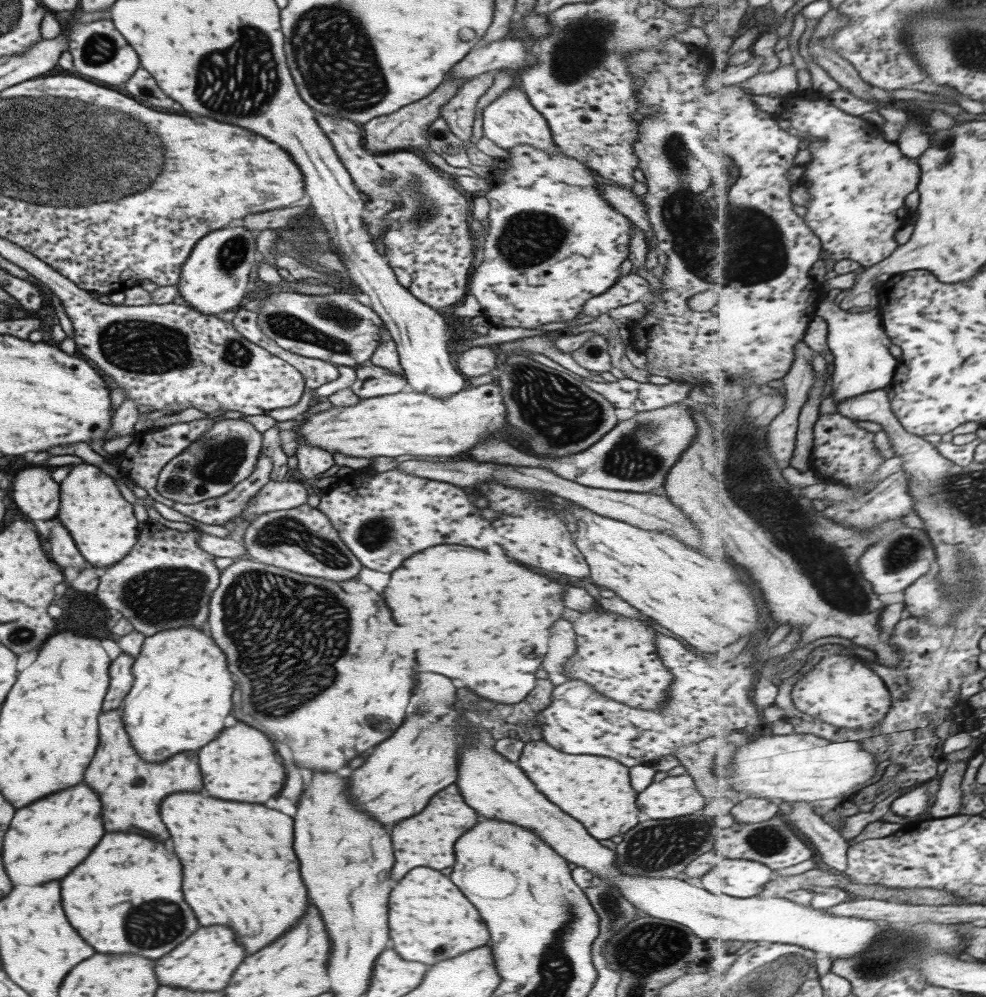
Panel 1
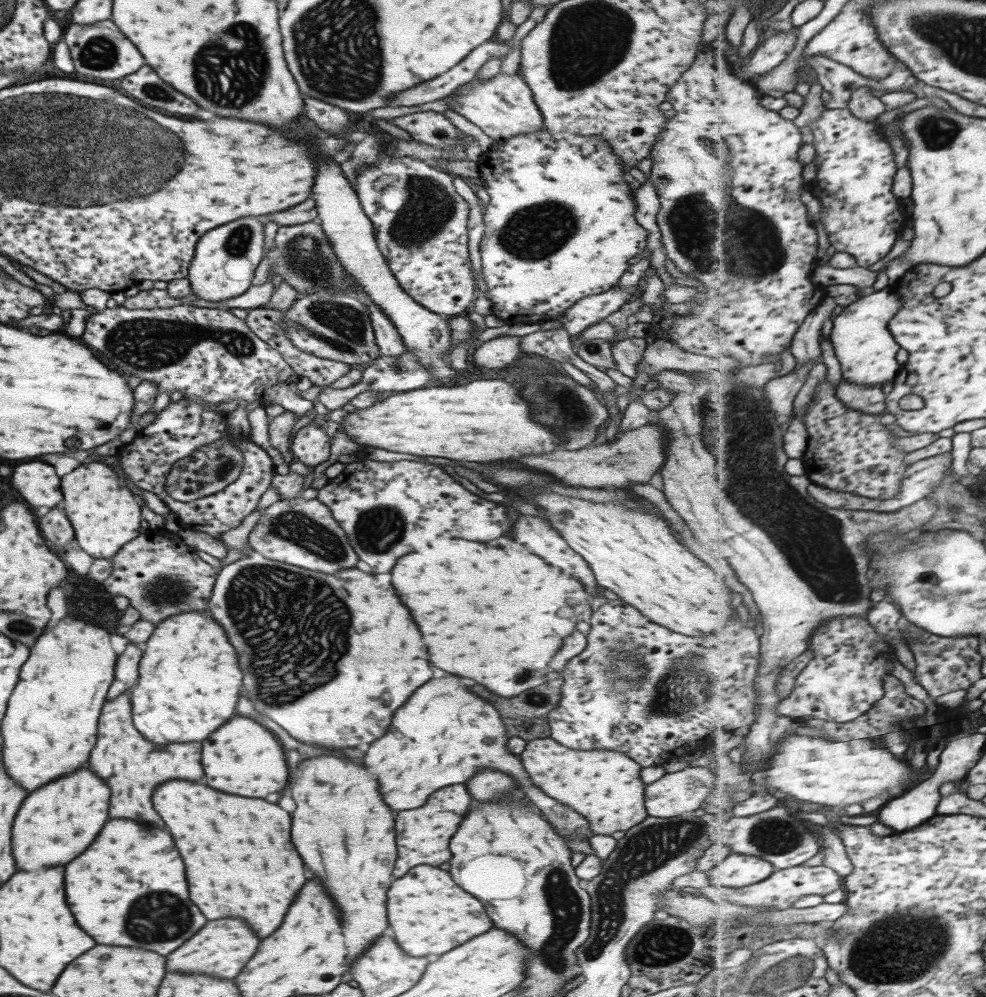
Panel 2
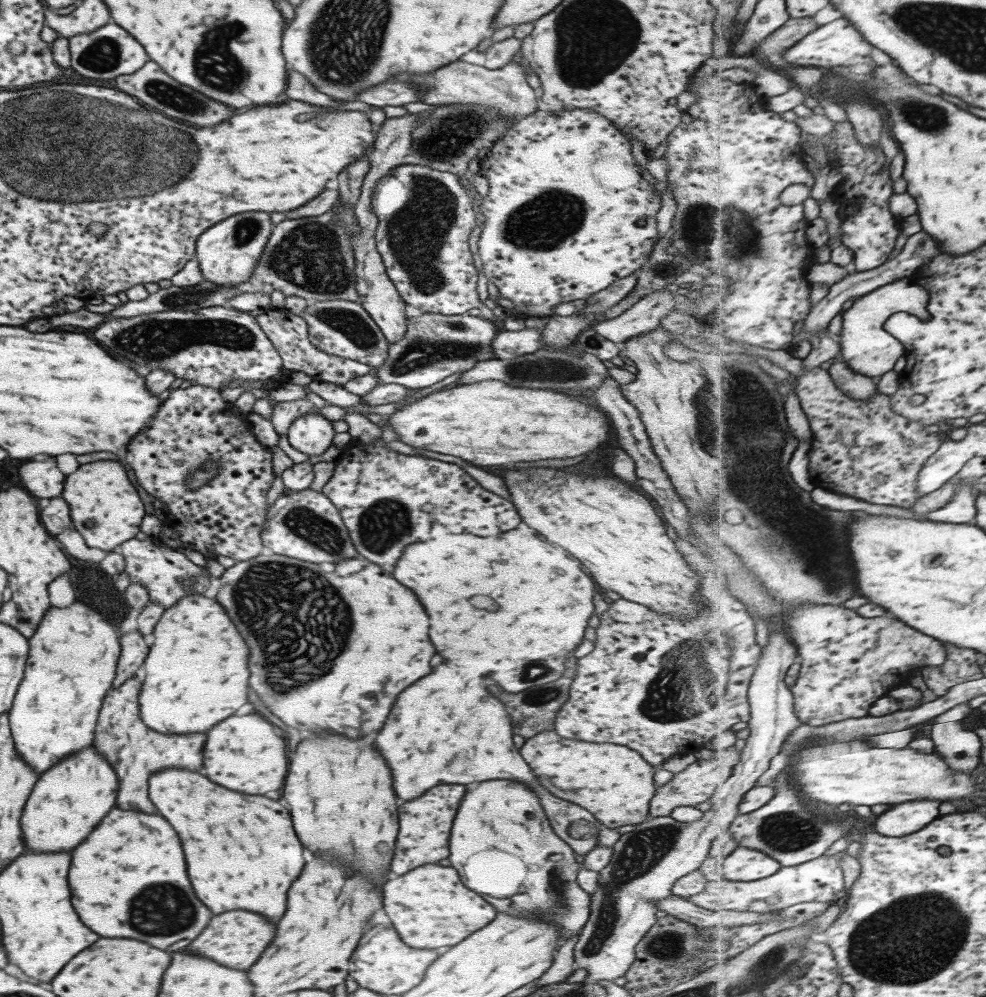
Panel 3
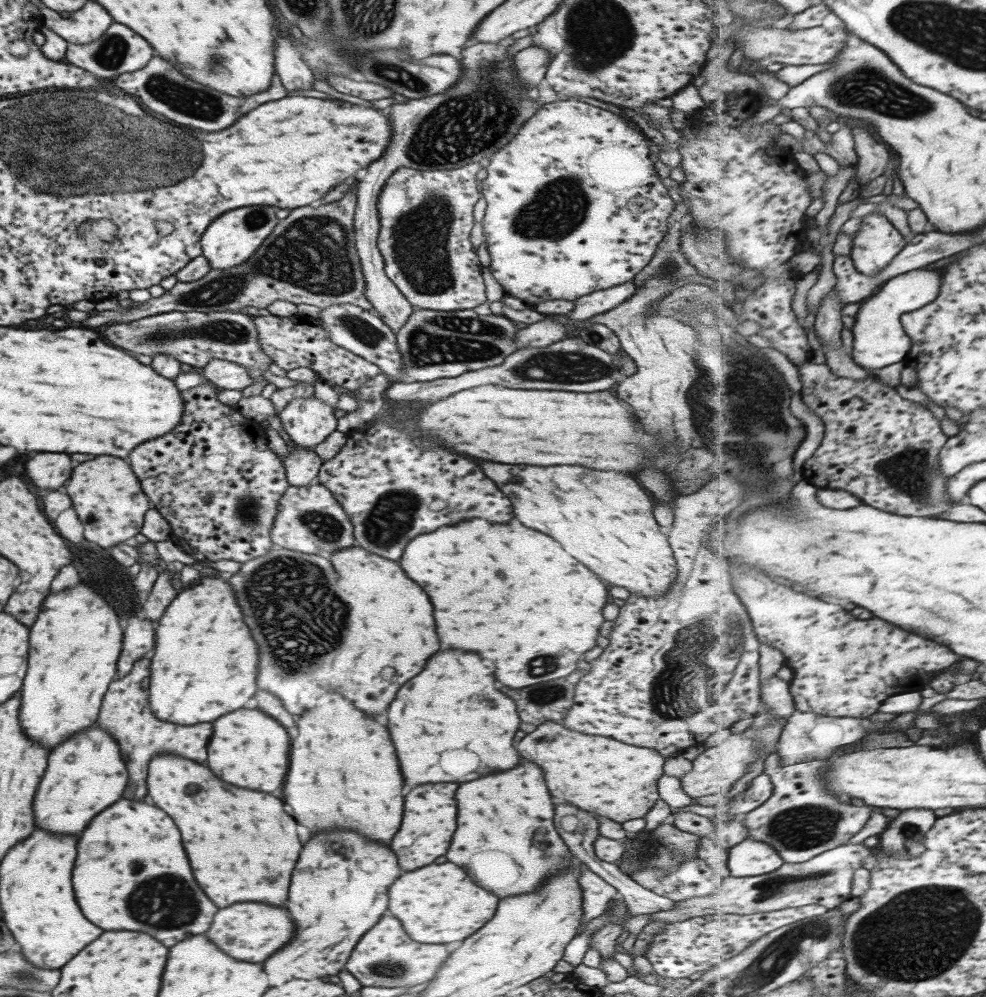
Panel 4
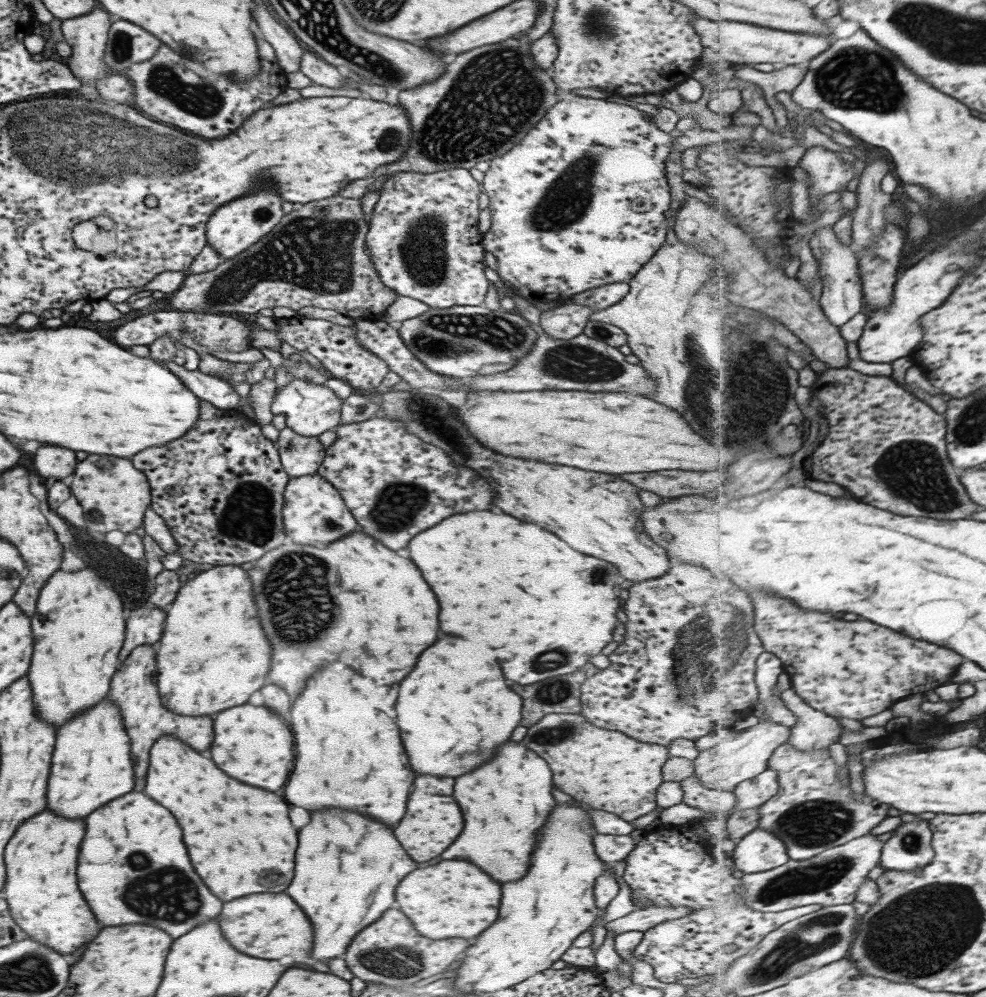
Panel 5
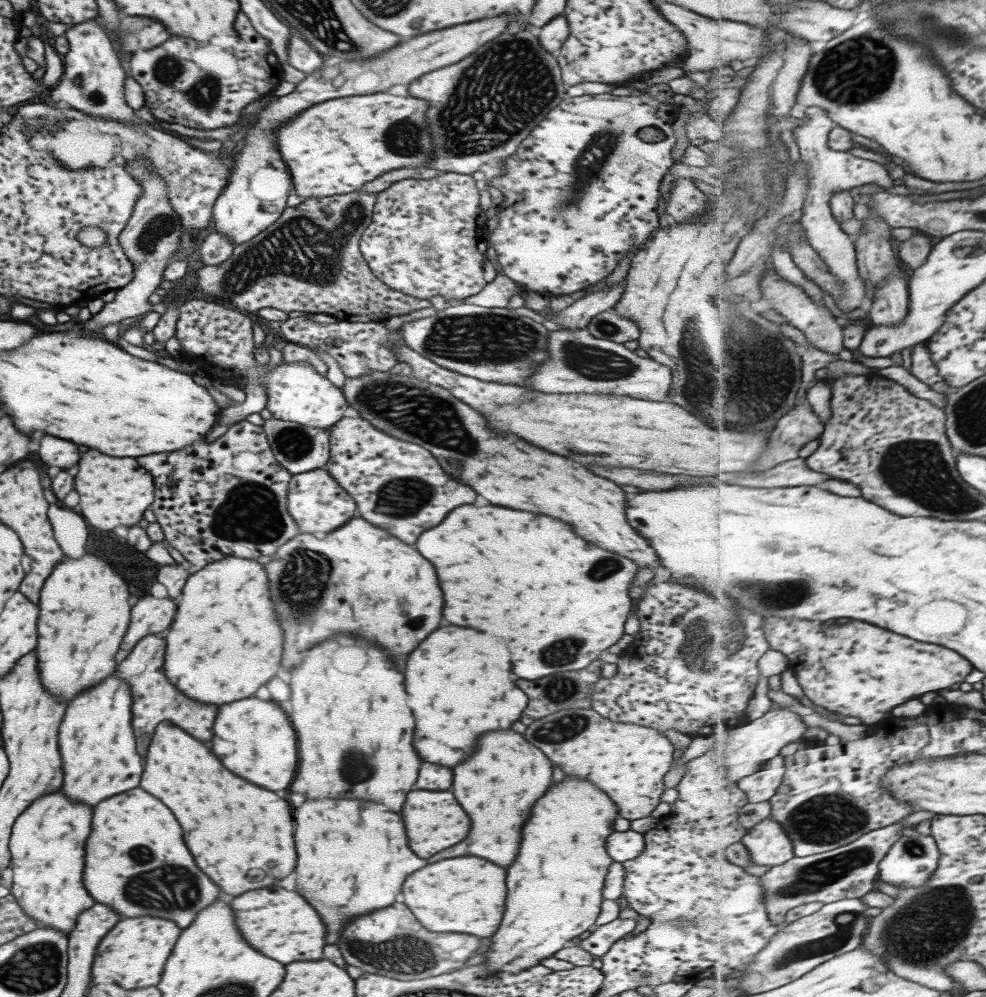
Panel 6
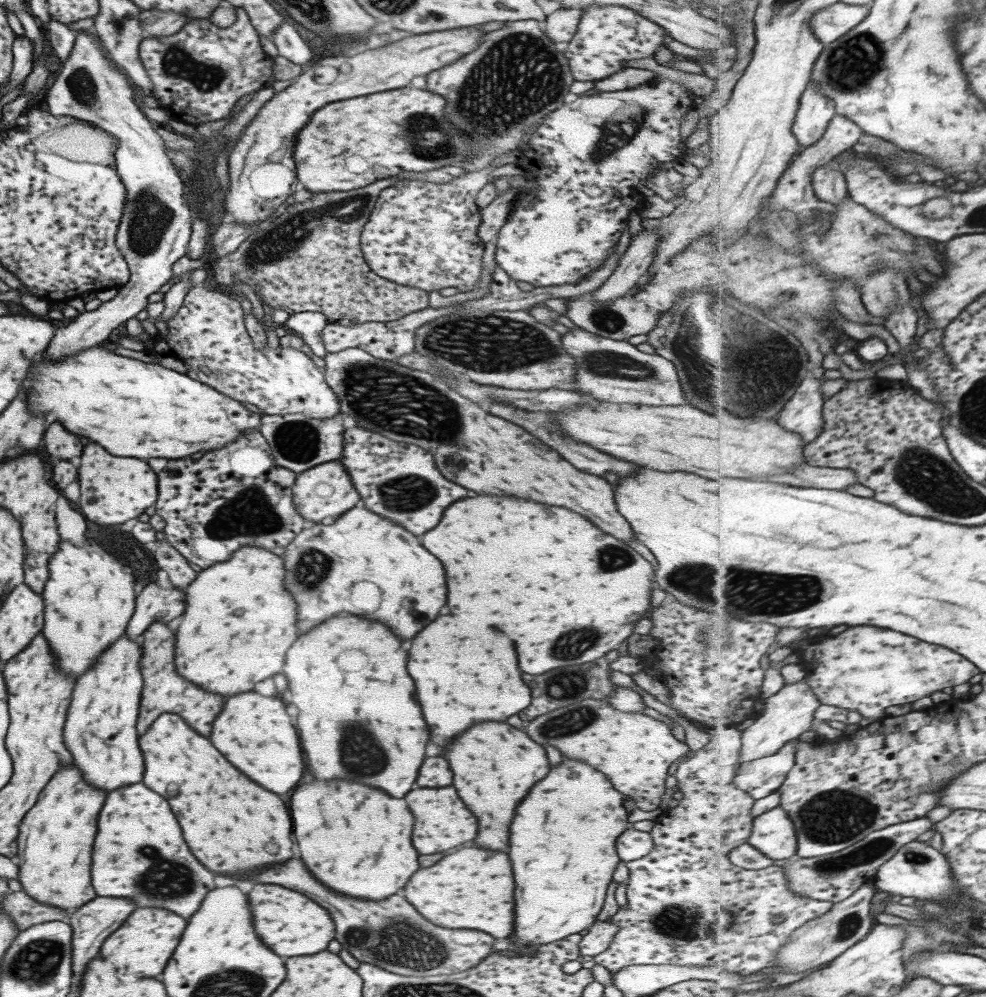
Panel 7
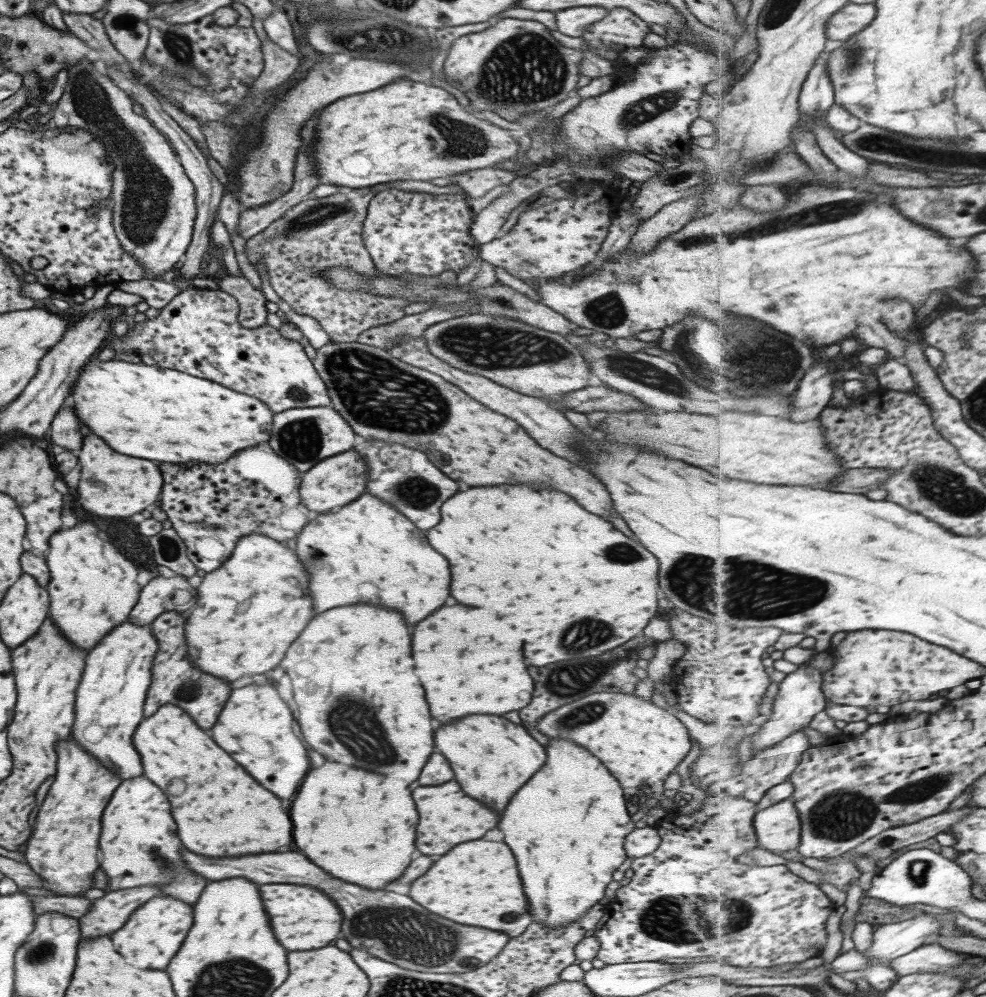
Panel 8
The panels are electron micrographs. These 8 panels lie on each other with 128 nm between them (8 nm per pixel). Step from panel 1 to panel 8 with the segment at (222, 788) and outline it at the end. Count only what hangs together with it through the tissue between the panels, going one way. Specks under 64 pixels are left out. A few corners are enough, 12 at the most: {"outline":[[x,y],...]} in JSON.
{"outline":[[243,686],[211,740],[287,800],[307,772],[273,686]]}

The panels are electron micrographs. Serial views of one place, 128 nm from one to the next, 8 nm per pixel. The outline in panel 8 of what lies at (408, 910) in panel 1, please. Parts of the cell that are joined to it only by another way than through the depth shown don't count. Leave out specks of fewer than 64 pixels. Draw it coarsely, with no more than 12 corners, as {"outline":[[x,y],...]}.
{"outline":[[503,842],[453,846],[407,896],[463,926],[533,922]]}

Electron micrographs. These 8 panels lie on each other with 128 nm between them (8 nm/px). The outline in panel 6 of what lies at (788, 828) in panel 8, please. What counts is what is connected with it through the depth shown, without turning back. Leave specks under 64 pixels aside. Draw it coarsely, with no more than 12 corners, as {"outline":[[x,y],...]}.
{"outline":[[771,816],[740,846],[758,866],[796,857],[793,840]]}

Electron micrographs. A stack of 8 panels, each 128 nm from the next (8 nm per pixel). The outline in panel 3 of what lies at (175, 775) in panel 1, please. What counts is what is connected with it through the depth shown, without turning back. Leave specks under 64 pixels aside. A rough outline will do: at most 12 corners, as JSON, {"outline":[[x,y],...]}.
{"outline":[[120,635],[92,740],[119,810],[155,814],[149,776],[201,766],[203,734],[159,734],[139,716],[148,647]]}

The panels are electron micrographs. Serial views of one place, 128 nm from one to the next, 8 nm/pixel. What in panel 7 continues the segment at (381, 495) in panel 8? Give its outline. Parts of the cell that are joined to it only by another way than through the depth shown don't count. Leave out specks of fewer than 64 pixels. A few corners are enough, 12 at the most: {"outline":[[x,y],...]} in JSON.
{"outline":[[357,425],[337,459],[376,516],[413,536],[473,492],[431,454]]}

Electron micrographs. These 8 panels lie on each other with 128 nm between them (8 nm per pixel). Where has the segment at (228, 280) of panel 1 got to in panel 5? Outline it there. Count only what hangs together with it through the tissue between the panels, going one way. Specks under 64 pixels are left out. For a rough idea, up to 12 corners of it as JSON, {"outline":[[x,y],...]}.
{"outline":[[255,192],[211,213],[206,244],[222,260],[247,250],[283,216]]}

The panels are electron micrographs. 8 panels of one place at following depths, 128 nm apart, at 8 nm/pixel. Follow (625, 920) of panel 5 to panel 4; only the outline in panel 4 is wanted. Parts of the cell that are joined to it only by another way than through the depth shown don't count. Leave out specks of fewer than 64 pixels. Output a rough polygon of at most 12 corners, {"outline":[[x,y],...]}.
{"outline":[[847,843],[776,872],[727,877],[649,922],[851,900],[874,848]]}

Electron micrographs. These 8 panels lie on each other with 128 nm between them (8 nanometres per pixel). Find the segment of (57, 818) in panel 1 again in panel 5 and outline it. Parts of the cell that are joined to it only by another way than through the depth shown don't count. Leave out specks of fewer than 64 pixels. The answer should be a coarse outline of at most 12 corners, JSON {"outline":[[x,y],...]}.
{"outline":[[105,696],[56,729],[45,808],[81,820],[133,788]]}

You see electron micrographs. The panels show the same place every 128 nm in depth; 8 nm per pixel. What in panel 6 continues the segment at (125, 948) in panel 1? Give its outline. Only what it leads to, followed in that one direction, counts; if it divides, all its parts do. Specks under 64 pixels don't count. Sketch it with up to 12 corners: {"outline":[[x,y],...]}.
{"outline":[[141,788],[93,808],[83,886],[180,930],[219,896]]}

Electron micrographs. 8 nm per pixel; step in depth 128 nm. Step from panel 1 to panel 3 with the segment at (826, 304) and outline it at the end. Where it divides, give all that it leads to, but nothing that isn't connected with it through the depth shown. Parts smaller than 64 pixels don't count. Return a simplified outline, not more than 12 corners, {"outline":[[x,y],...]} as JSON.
{"outline":[[903,277],[859,297],[838,340],[849,368],[876,380],[905,354],[885,328],[924,315],[927,286]]}

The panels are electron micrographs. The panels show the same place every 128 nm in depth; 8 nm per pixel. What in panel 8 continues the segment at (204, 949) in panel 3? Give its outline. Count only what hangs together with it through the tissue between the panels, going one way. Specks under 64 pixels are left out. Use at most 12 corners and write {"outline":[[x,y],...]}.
{"outline":[[263,884],[259,896],[277,944],[323,948],[339,910],[315,888]]}

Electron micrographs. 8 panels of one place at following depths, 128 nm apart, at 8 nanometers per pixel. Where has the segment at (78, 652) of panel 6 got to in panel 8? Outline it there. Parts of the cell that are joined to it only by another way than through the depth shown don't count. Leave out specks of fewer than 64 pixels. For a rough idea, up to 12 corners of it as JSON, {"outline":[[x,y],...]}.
{"outline":[[89,522],[51,534],[49,618],[91,651],[127,620],[136,566]]}

